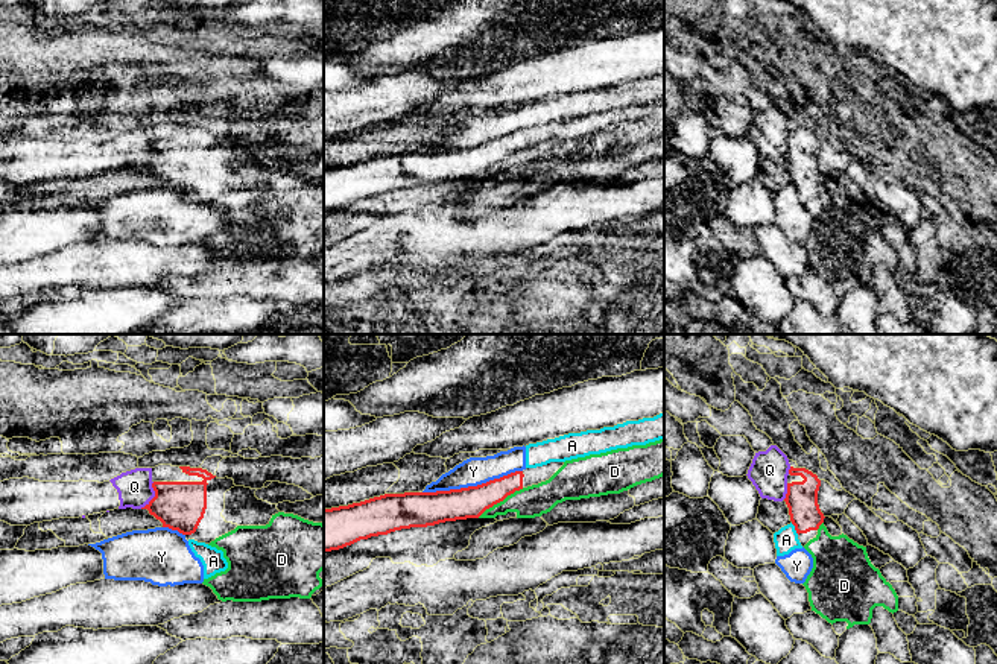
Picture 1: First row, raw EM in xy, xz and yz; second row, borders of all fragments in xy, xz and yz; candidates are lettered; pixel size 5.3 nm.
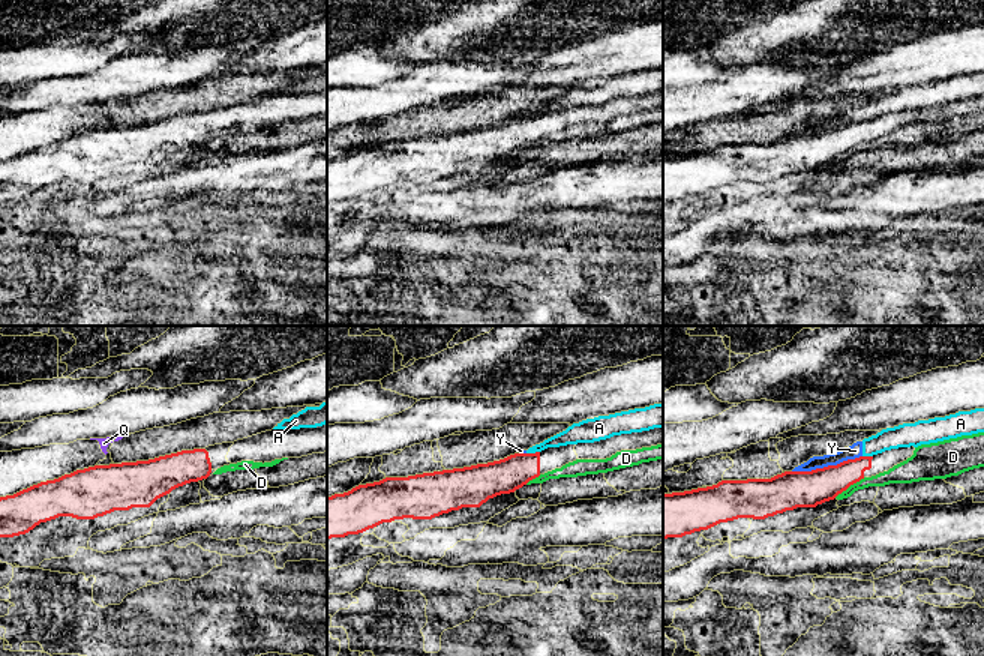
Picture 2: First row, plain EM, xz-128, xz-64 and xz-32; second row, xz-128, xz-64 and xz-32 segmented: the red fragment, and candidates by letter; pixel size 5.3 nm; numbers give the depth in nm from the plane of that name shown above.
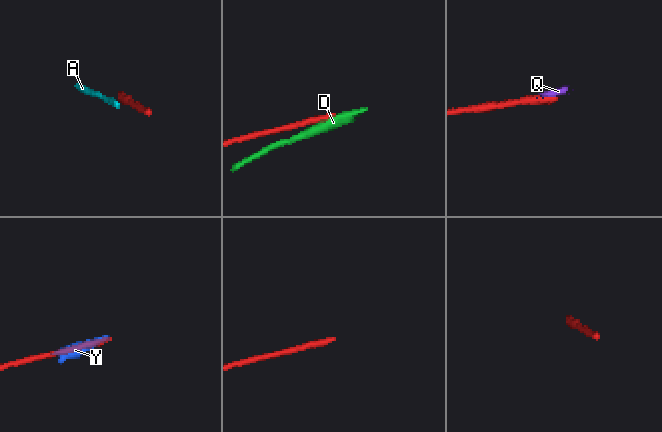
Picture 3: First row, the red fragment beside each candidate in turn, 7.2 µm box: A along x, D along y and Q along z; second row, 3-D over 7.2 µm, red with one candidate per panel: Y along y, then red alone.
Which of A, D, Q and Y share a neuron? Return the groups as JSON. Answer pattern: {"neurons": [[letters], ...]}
{"neurons": [["A", "Y"], ["D"], ["Q"]]}

